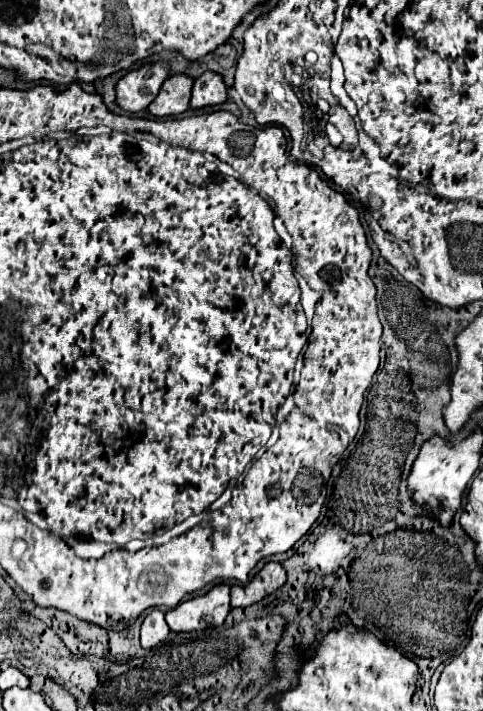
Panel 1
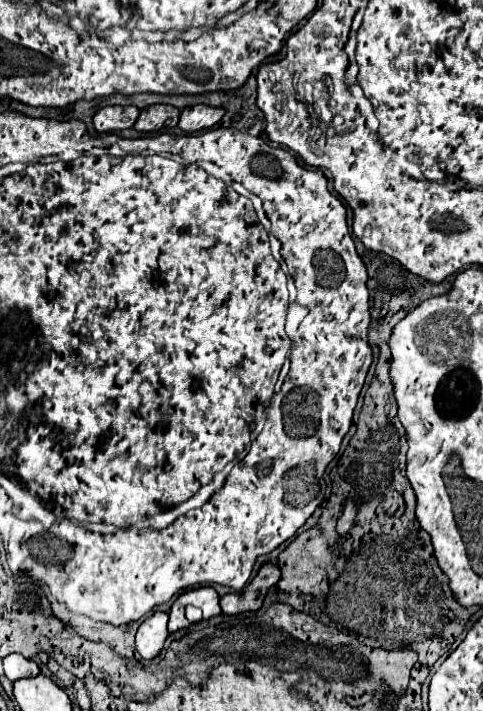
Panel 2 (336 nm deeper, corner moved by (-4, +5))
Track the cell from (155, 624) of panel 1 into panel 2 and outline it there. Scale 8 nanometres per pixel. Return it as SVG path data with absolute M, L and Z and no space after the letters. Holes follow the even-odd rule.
M156 611L152 617L148 617L146 621L142 621L142 625L138 627L136 633L136 651L144 657L144 659L154 659L166 639L168 639L168 613Z

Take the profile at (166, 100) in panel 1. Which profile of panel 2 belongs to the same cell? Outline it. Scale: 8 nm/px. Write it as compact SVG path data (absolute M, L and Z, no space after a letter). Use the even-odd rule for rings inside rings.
M150 105L140 111L134 123L134 129L142 133L170 129L178 125L178 117L180 117L180 111L172 105Z

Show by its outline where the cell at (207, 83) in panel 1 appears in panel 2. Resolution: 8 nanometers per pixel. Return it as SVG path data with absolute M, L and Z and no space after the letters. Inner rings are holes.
M194 105L194 107L186 107L180 113L180 123L178 127L184 133L196 133L196 131L204 131L214 127L224 115L224 109L220 107L210 107L210 105Z

